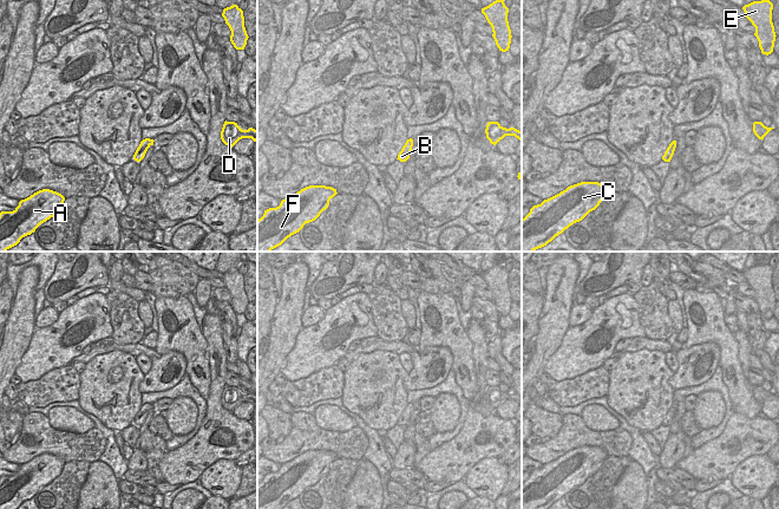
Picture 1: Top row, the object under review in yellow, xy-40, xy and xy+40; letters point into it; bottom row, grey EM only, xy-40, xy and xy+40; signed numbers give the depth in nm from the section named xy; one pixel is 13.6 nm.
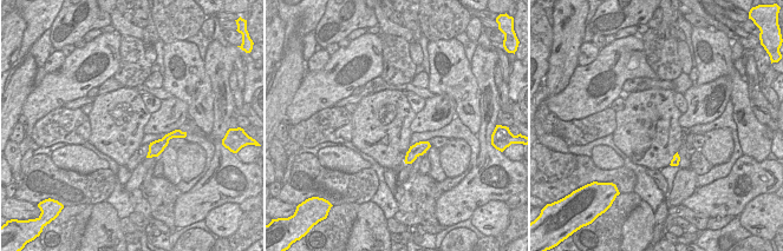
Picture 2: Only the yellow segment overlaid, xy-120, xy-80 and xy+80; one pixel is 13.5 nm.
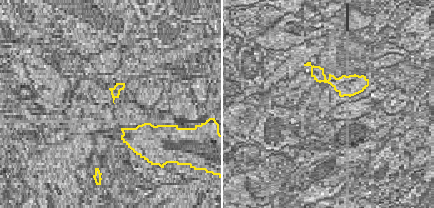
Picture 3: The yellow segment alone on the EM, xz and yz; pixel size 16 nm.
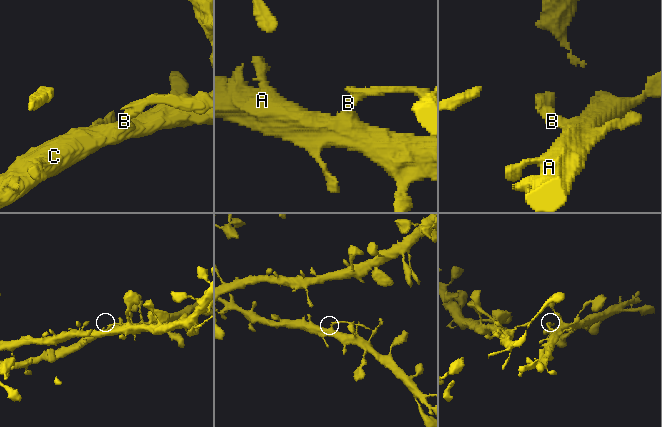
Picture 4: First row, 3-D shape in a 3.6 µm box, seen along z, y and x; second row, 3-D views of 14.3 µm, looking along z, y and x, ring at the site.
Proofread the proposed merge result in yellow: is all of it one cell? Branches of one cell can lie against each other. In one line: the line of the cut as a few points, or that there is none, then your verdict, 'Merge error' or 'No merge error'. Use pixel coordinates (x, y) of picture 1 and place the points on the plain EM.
Split along xy-40 (139, 410), (143, 415), (146, 415). Merge error.

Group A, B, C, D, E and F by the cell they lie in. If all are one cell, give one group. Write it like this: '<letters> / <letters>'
A B C E F / D

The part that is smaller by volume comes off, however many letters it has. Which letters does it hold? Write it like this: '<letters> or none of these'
D

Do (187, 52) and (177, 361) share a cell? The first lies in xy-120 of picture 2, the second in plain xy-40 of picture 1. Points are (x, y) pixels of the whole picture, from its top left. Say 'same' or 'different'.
different

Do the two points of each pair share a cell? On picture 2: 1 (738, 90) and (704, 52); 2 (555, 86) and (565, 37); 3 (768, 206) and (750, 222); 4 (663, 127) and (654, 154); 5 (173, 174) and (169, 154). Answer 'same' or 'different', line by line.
1: same
2: same
3: same
4: same
5: same

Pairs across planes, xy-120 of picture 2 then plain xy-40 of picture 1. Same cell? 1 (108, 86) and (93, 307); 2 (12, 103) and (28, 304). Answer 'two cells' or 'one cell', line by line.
1: two cells
2: one cell

